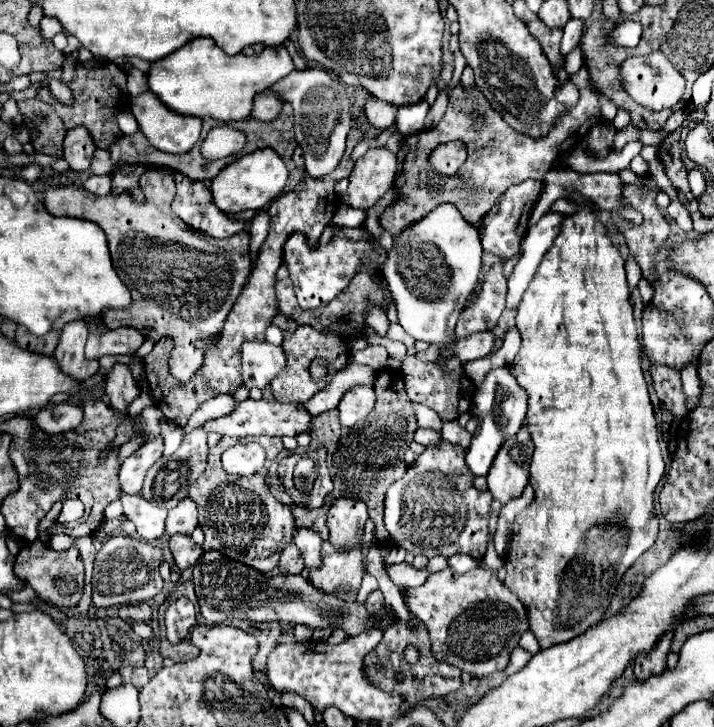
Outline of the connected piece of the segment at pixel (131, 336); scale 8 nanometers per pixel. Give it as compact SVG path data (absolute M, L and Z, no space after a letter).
M120 328L120 330L106 330L102 334L90 334L86 344L86 356L96 358L104 354L134 354L144 336L136 332L136 328Z

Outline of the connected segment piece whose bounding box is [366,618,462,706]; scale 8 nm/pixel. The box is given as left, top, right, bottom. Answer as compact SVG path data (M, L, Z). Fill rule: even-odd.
M412 618L412 624L414 624L414 630L410 630L404 622L396 620L384 632L384 638L374 648L374 654L368 654L366 668L372 666L372 662L374 662L374 678L372 678L372 682L378 688L384 688L386 692L400 692L404 696L404 700L414 706L414 704L418 704L418 702L422 702L426 698L436 698L436 696L444 696L448 692L458 690L460 684L462 684L462 678L460 678L462 672L458 668L448 666L448 664L440 664L432 656L430 640L428 640L428 634L424 632L424 626L416 618ZM408 644L414 644L420 650L420 660L414 666L406 664L406 660L404 660L404 648Z

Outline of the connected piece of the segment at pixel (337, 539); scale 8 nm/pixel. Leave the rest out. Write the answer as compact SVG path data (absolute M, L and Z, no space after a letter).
M352 496L336 498L330 504L328 520L326 520L330 528L330 542L336 548L360 544L366 520L368 520L368 512L362 500Z

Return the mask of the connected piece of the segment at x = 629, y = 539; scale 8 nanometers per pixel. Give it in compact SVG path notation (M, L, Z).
M568 192L564 196L566 200L572 200L580 204L580 210L572 216L564 216L560 234L556 236L554 244L548 248L544 254L542 264L538 266L528 290L522 296L518 314L516 314L516 328L522 334L522 346L520 352L516 354L514 362L508 366L512 376L524 386L528 392L528 416L526 424L534 442L534 454L530 462L530 482L534 488L536 496L536 506L528 506L522 510L512 528L512 540L508 554L504 558L504 568L506 568L506 578L504 584L508 590L512 590L522 604L528 610L530 618L530 630L536 634L538 642L542 648L550 648L562 642L568 642L588 628L596 626L598 620L602 618L604 610L610 604L610 598L622 578L622 574L634 564L634 560L644 554L656 540L658 536L658 516L654 510L654 490L658 482L664 476L664 460L660 454L660 444L658 444L658 430L656 430L656 414L648 396L648 384L644 380L642 368L640 368L640 342L638 342L638 330L634 324L632 316L632 306L628 302L628 284L626 284L626 270L624 270L624 258L620 256L618 248L608 236L606 226L598 220L594 204L590 198L582 196L580 192Z

